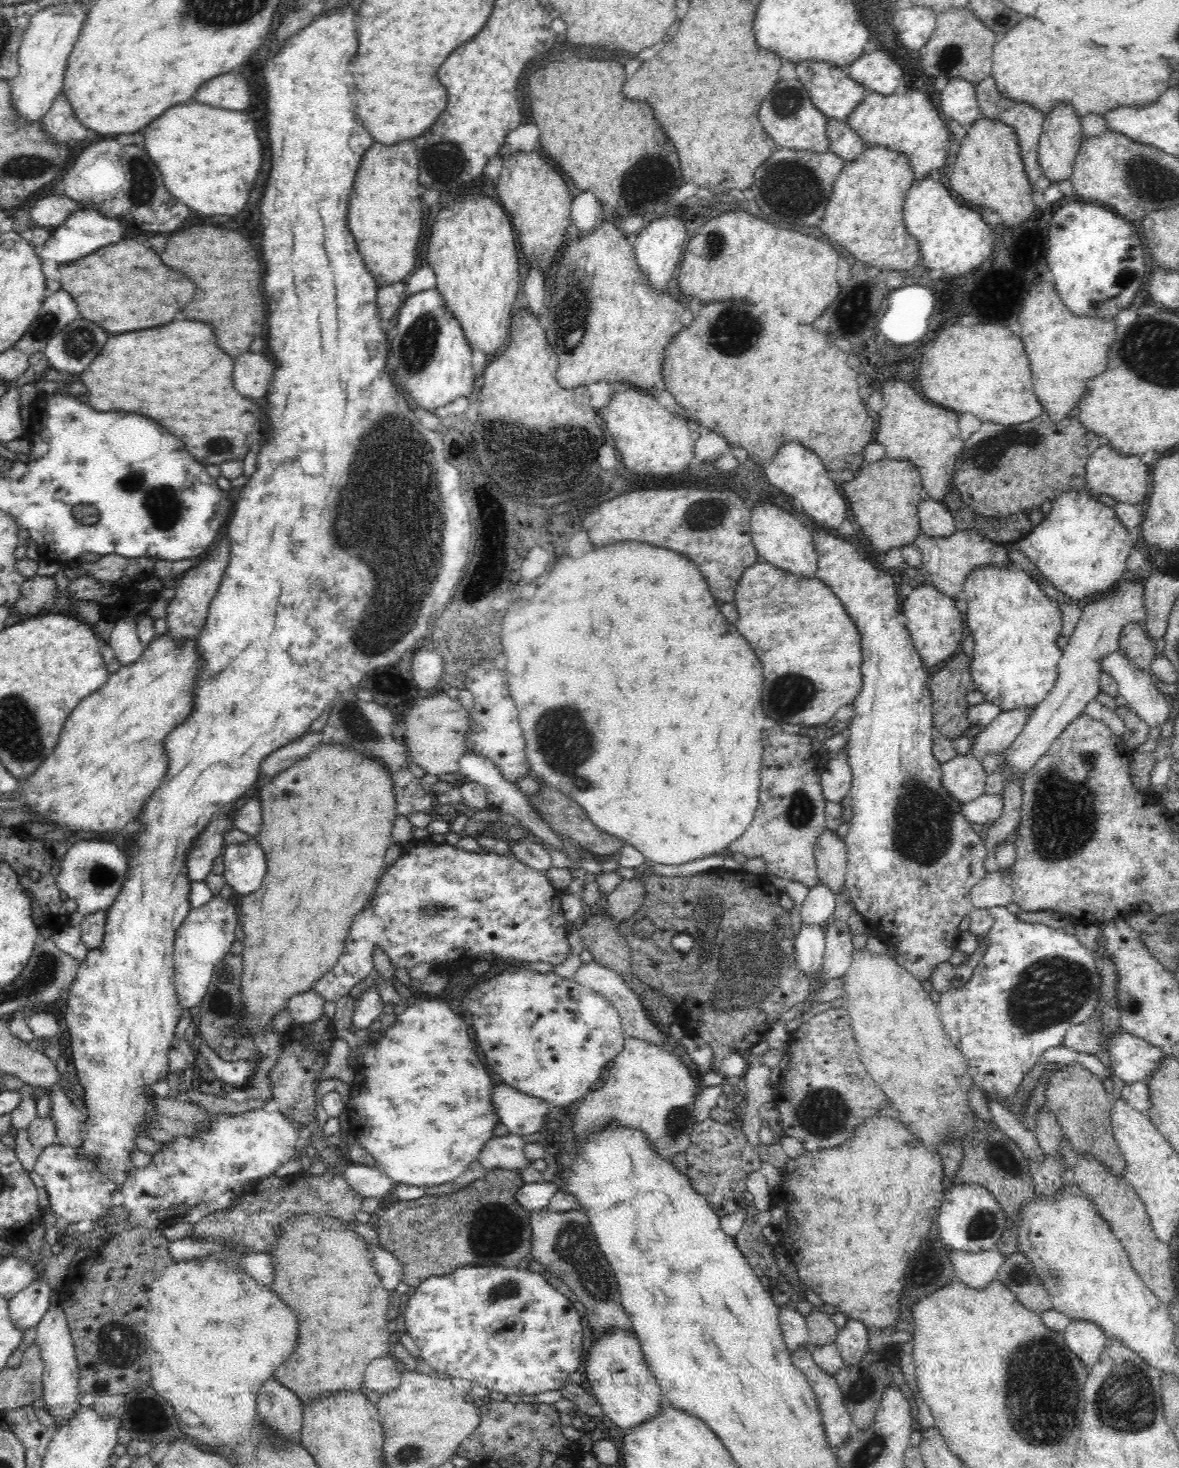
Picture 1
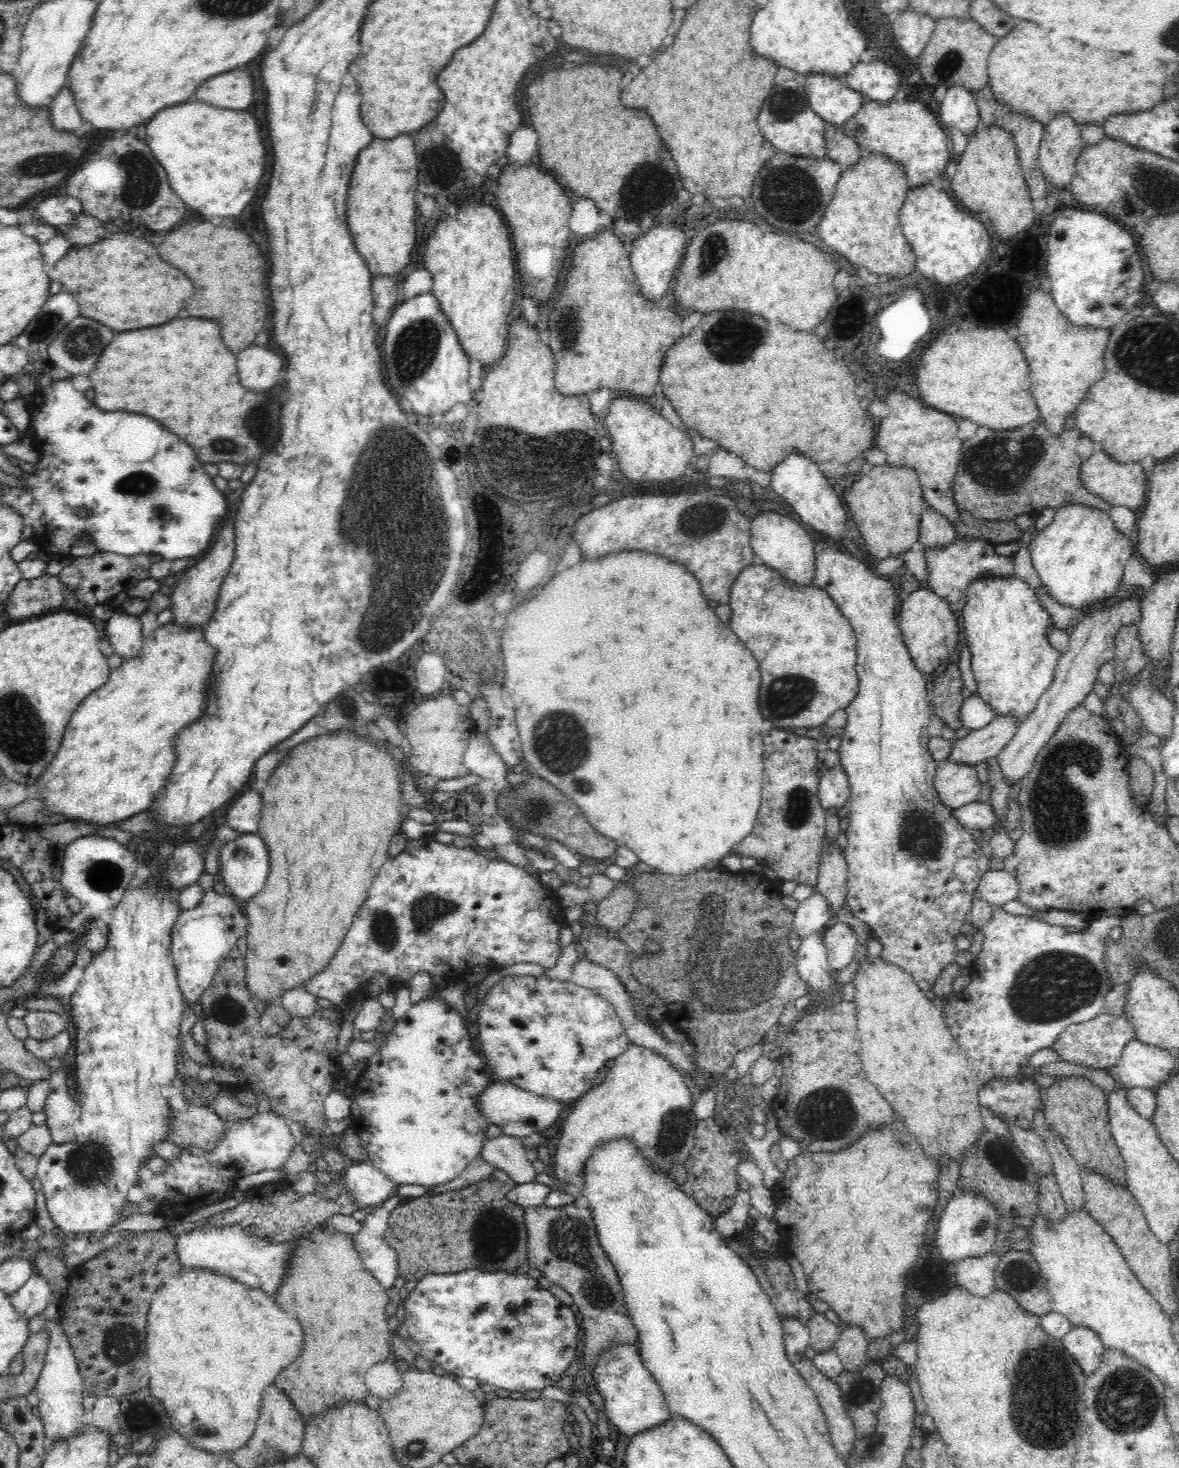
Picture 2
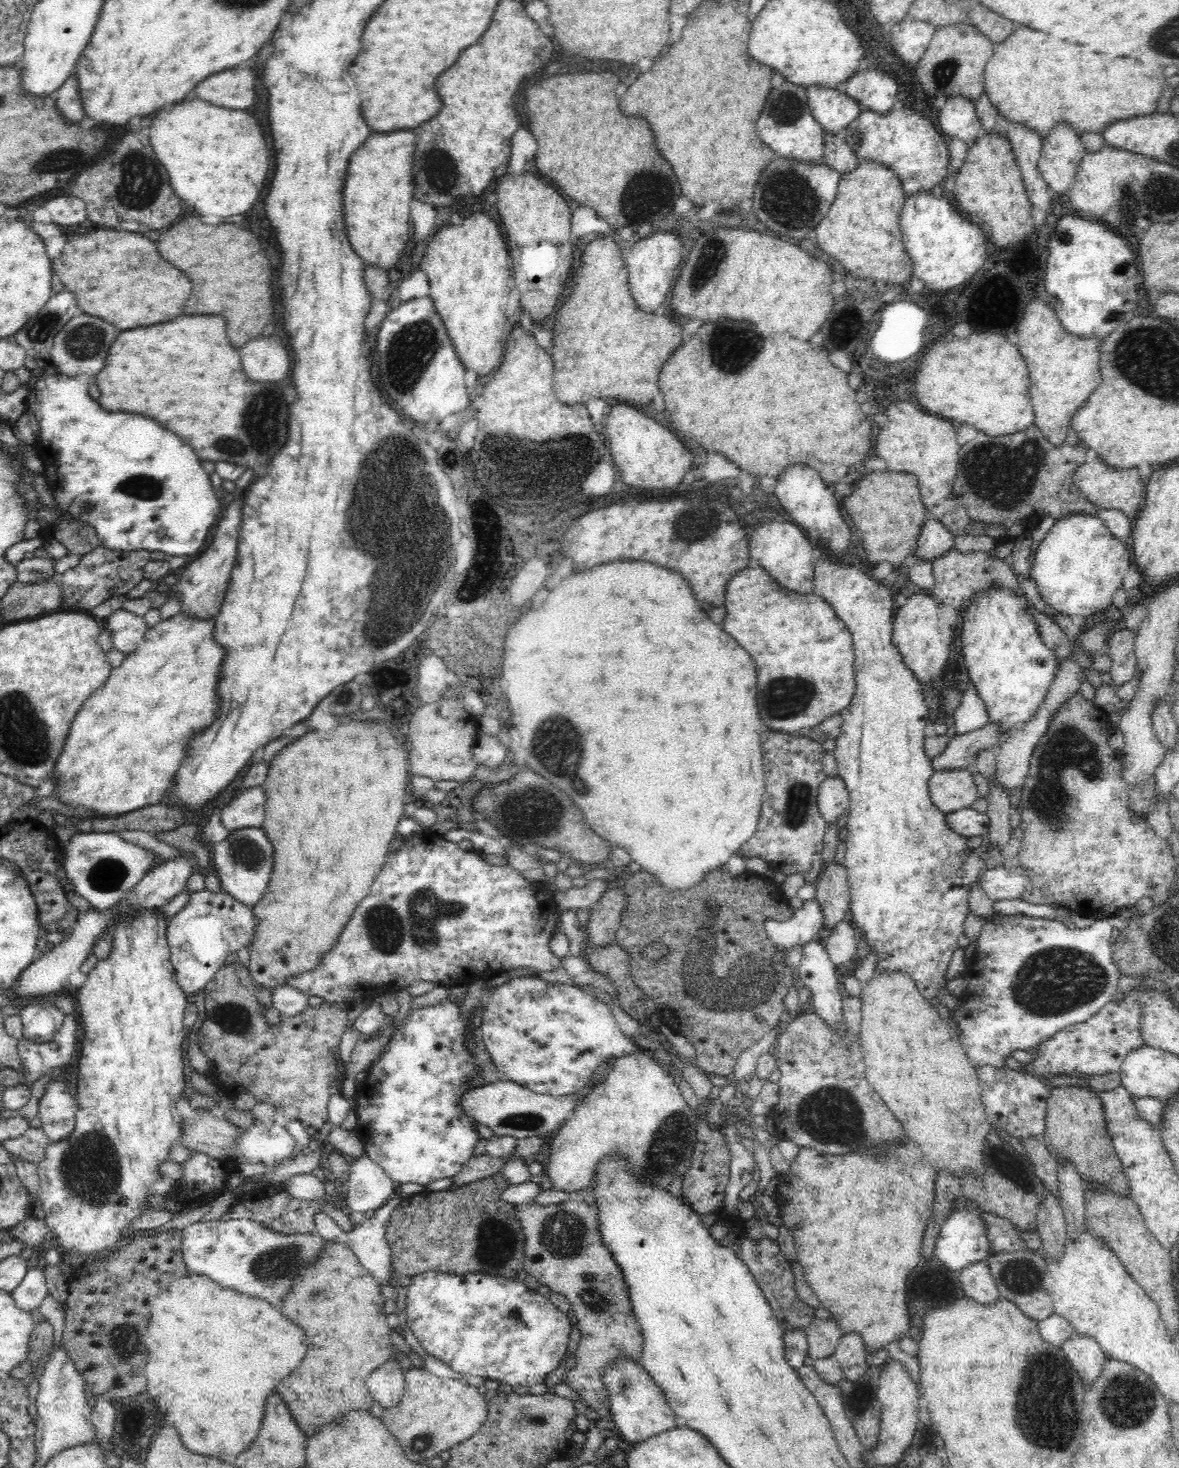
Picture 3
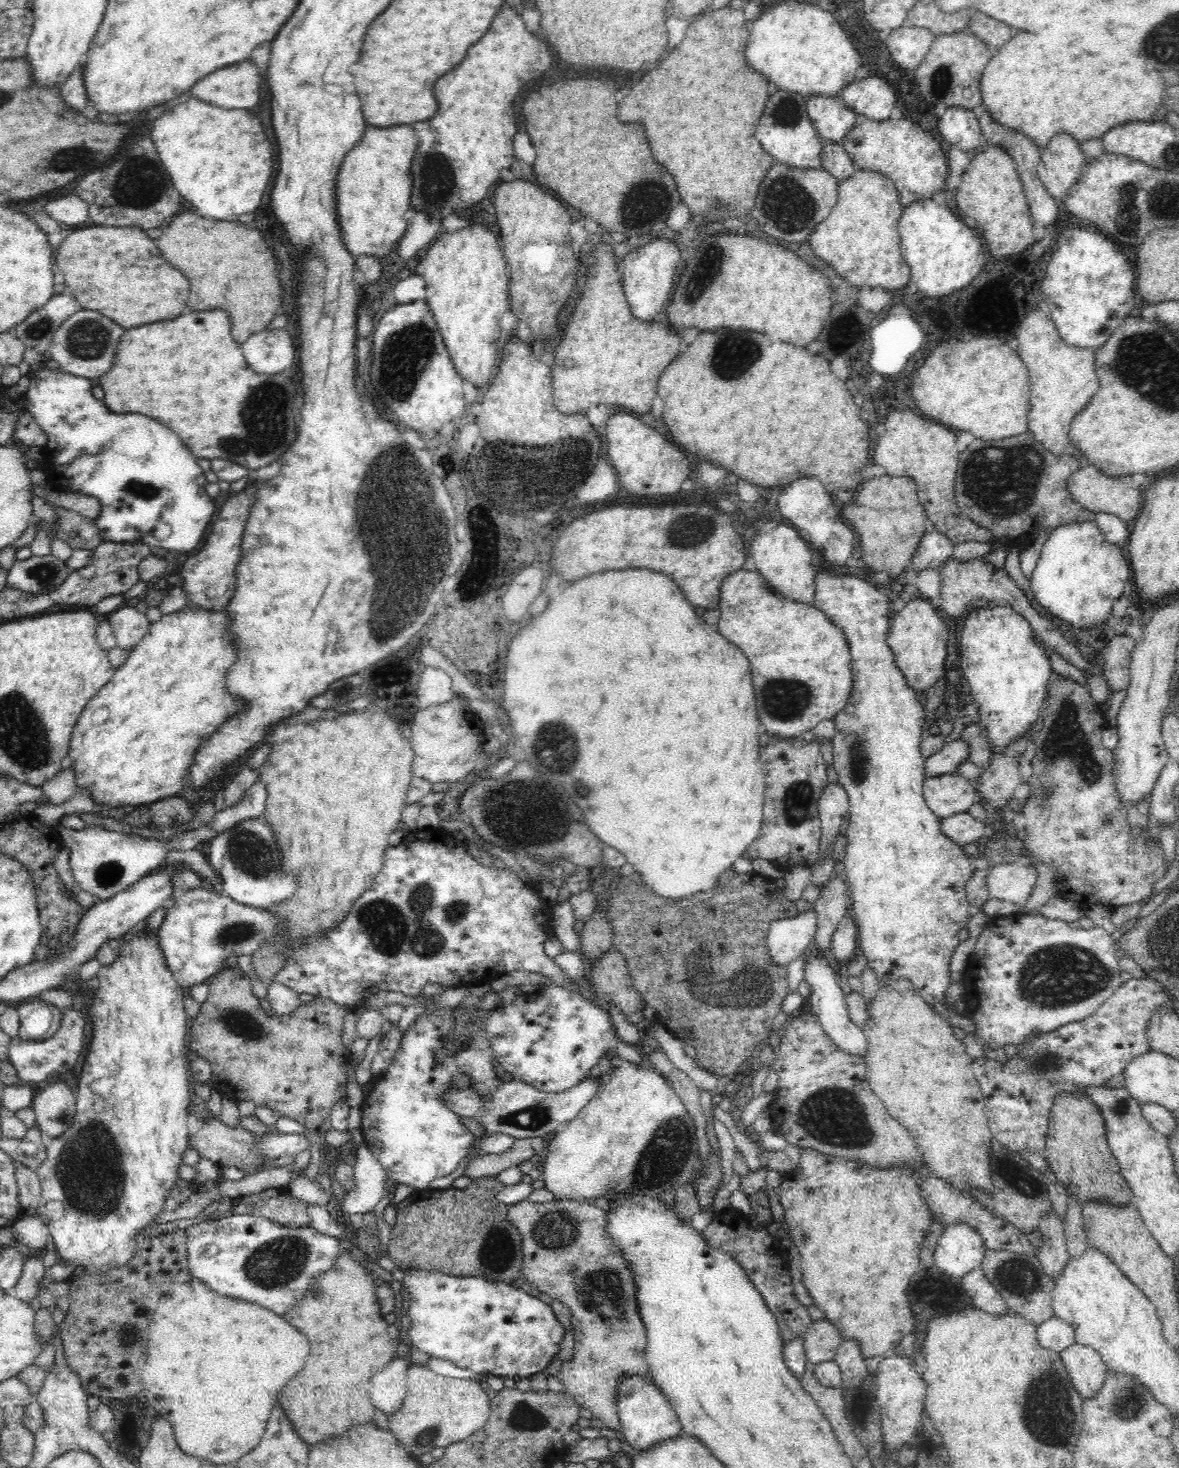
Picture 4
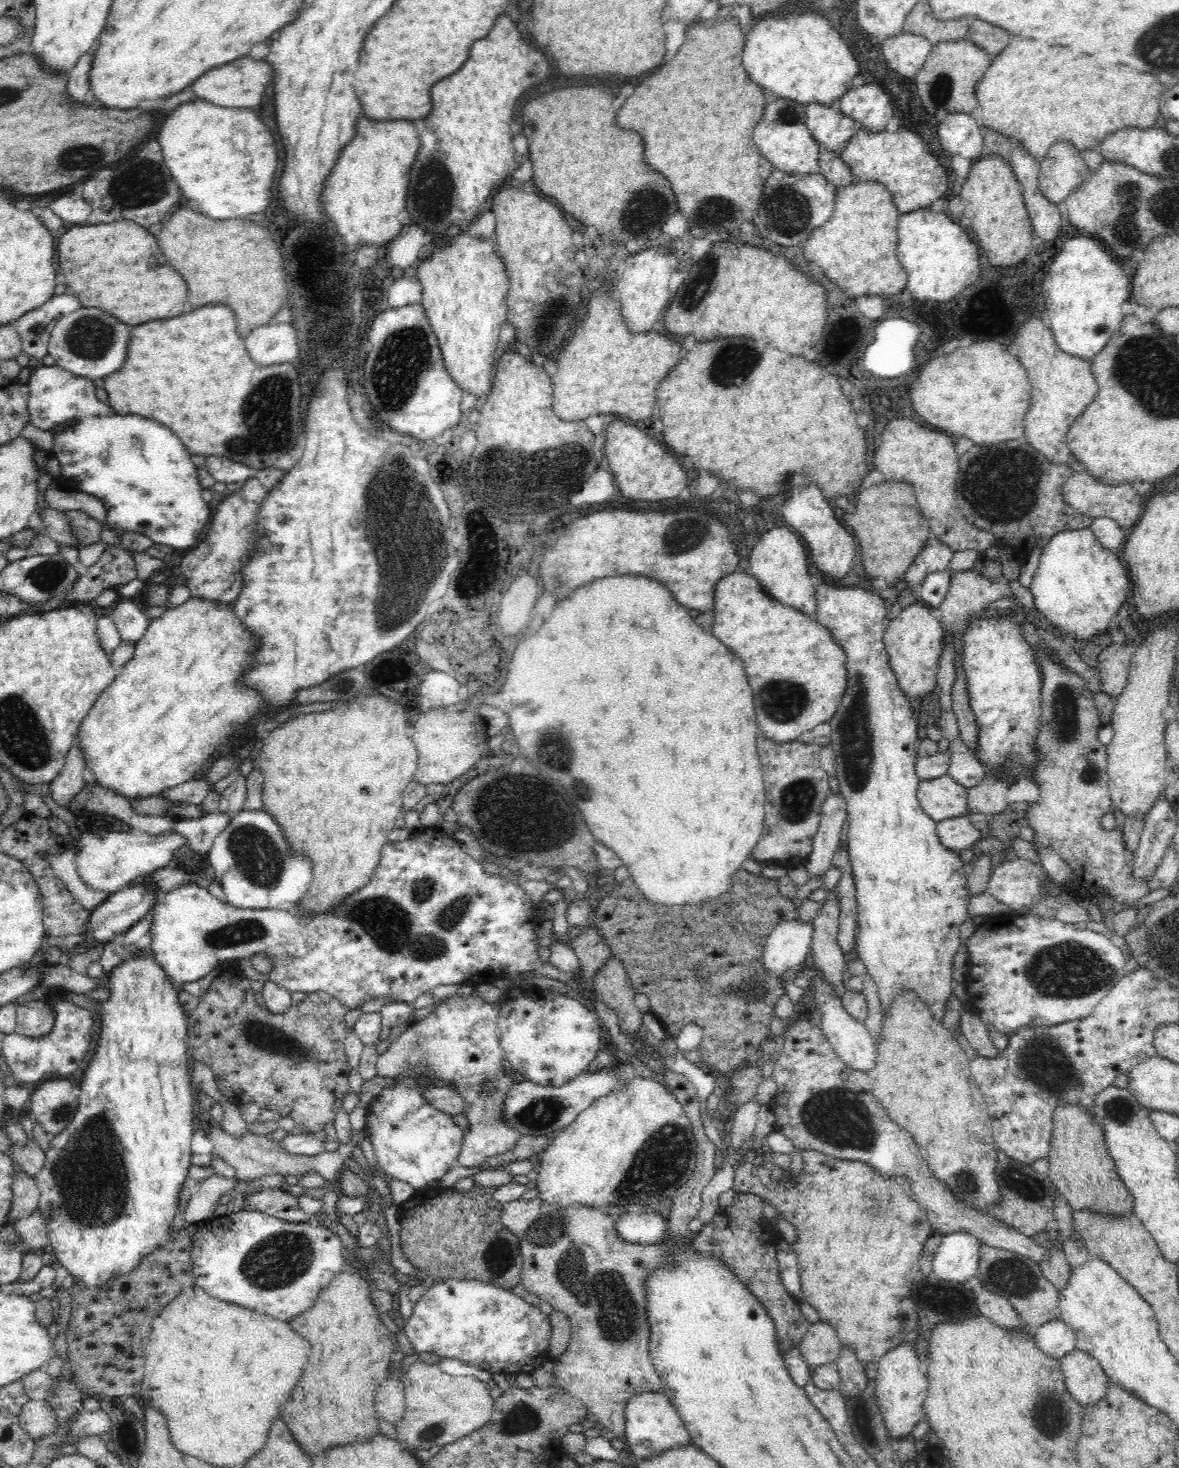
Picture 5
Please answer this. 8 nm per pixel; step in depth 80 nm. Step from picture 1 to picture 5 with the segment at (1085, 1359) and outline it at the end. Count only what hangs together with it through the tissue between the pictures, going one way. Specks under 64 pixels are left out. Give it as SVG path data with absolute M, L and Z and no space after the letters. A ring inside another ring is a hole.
M1075 1348L1060 1363L1066 1391L1082 1407L1095 1405L1106 1396L1108 1377L1094 1357Z

